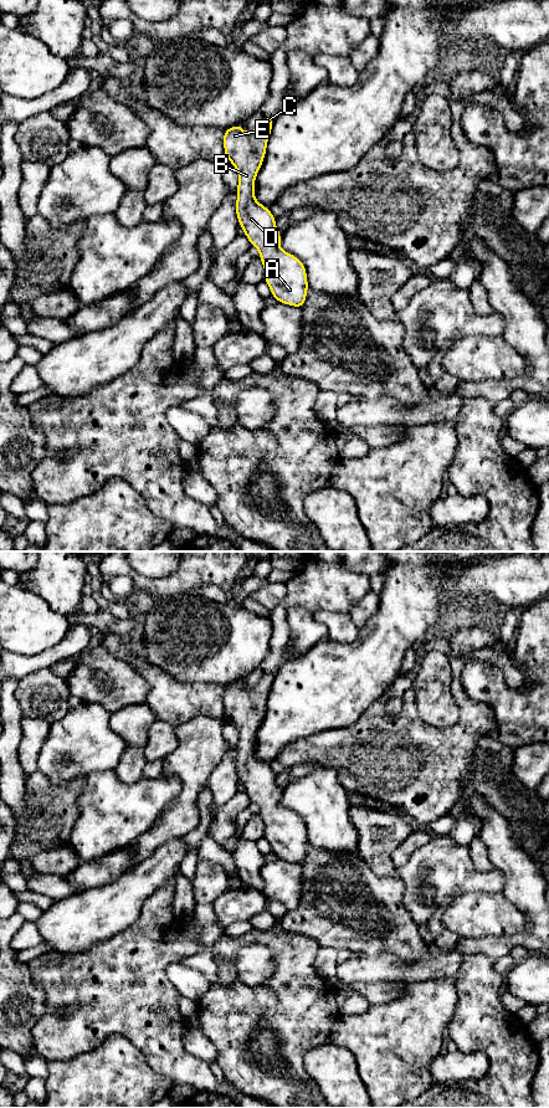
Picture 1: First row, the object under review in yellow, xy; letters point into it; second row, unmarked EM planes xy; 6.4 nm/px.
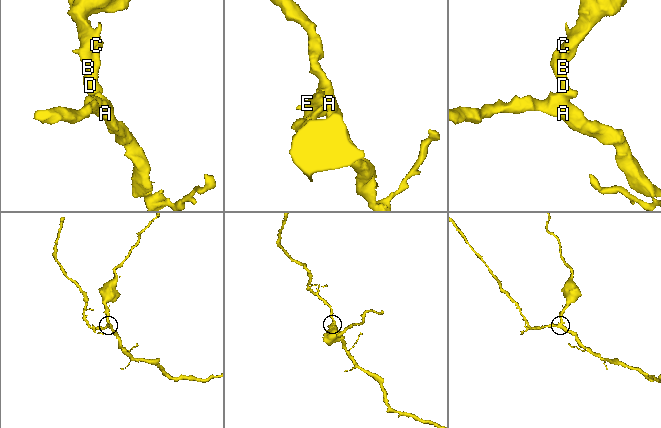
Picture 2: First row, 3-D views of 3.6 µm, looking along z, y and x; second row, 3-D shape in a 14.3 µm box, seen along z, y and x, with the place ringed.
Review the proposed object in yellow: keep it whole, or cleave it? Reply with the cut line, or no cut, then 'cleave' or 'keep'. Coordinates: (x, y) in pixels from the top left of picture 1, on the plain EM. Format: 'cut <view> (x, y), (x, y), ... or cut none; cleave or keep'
cut none; keep

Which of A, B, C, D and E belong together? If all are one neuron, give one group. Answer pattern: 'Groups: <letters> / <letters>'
Groups: A B C D E

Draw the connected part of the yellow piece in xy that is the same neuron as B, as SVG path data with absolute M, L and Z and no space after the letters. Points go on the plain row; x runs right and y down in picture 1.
M274 672L265 673L251 689L245 689L238 679L225 686L222 701L225 715L238 729L236 773L251 802L260 806L265 838L277 858L302 866L309 843L306 824L278 802L282 790L276 784L276 774L255 755L255 735L265 717L273 679Z

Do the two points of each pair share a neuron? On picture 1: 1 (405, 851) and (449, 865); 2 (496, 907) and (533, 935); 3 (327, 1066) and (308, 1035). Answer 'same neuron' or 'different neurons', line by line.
1: different neurons
2: different neurons
3: different neurons

